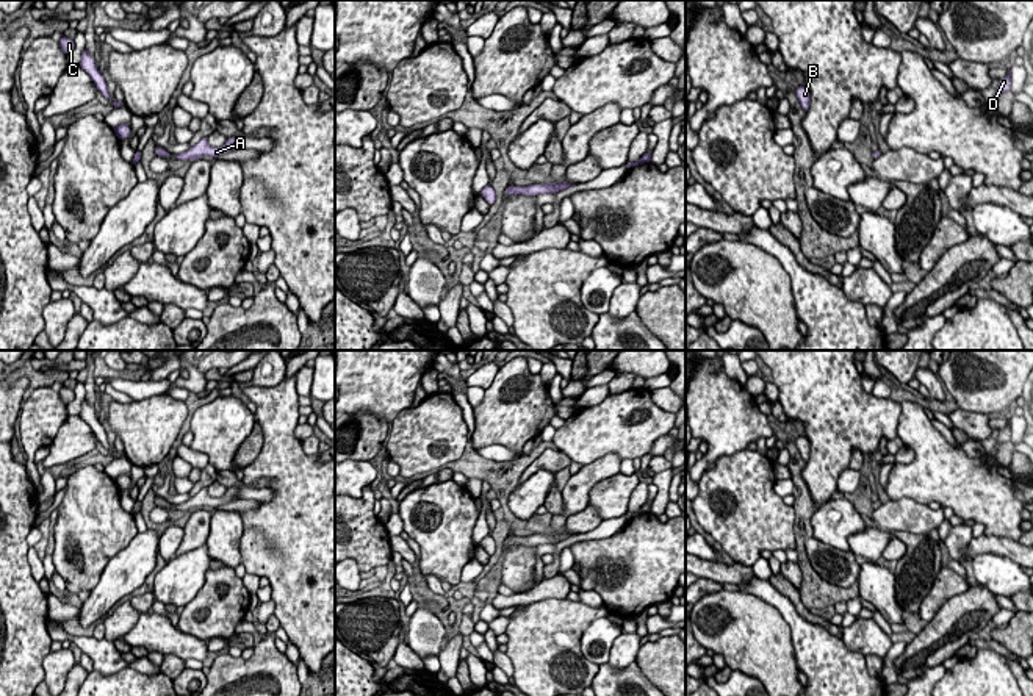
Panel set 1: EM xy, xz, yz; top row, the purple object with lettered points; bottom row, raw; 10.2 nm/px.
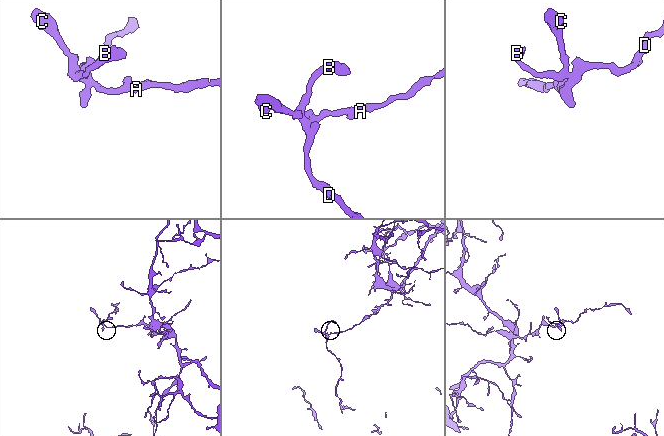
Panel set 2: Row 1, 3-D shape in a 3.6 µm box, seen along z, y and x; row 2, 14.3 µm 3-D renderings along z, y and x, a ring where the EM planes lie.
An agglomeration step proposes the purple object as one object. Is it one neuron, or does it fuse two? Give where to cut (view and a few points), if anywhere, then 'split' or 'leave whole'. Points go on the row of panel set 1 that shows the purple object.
cut none; leave whole

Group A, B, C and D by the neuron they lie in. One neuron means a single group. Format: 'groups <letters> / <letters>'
groups A B C D

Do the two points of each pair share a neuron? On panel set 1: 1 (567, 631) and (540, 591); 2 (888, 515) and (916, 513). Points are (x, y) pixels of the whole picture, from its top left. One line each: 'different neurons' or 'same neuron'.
1: different neurons
2: same neuron

